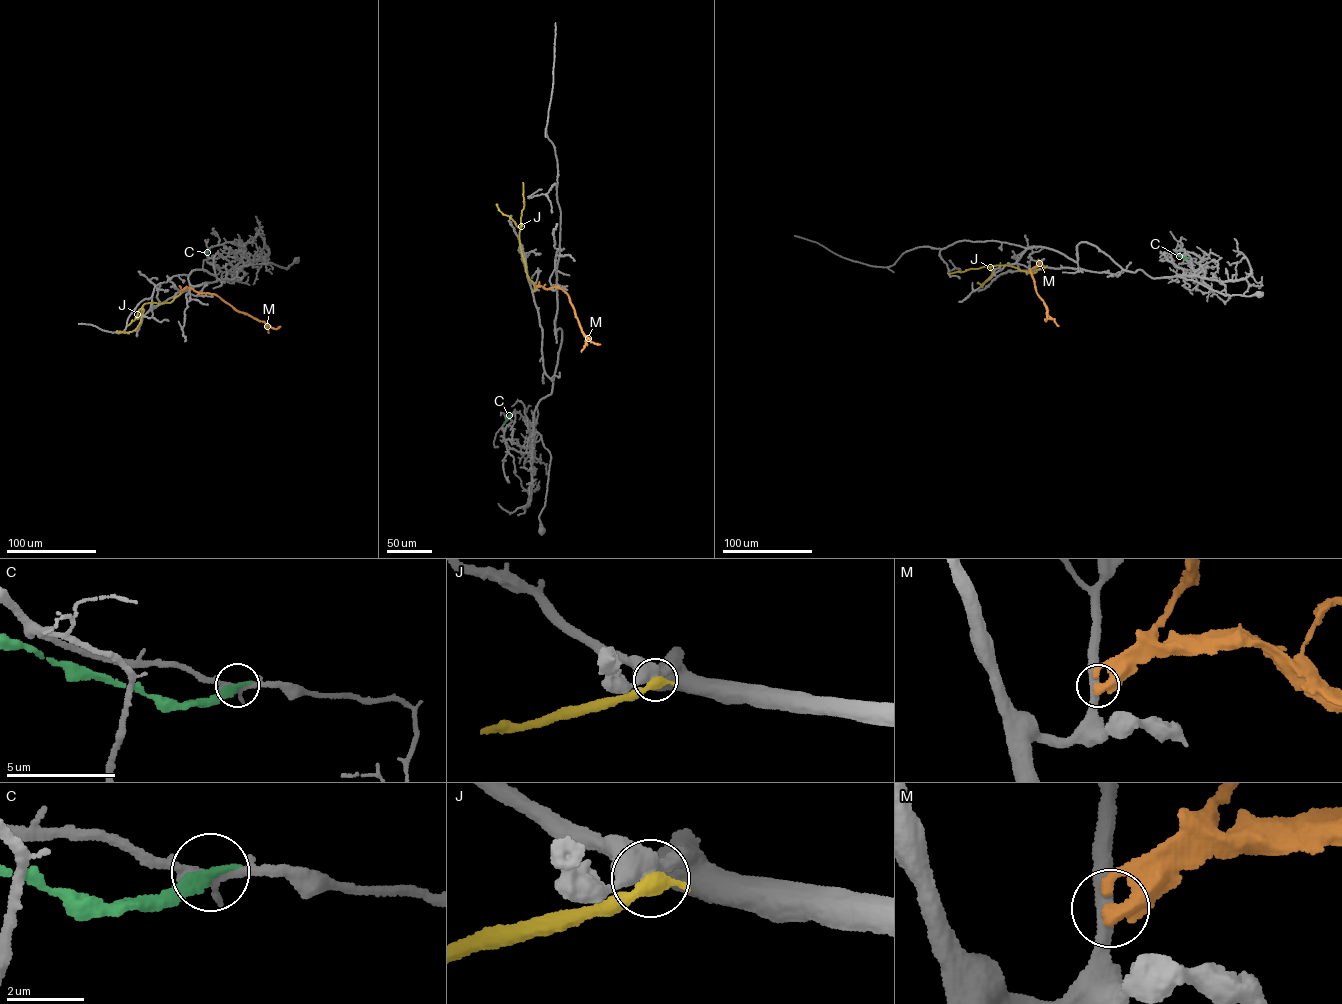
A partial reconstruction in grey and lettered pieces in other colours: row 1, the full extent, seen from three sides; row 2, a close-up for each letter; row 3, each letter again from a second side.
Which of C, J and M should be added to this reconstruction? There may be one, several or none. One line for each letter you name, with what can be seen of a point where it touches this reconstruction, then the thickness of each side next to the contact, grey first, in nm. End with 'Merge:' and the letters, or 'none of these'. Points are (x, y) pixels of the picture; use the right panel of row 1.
Merge: none of these

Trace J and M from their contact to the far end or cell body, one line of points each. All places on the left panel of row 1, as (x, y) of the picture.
J: (182, 291), (170, 302), (142, 305), (143, 311), (136, 328), (127, 332), (116, 331)
M: (180, 291), (191, 288), (198, 292), (214, 294), (237, 310), (271, 327), (280, 326)

